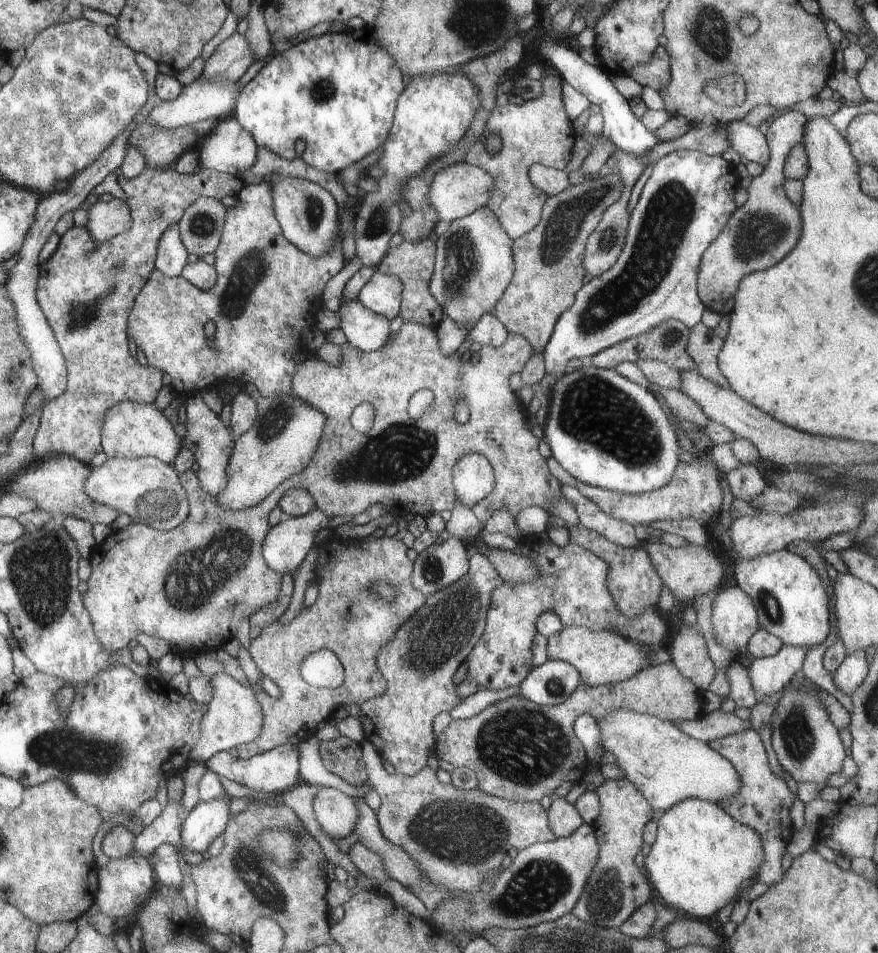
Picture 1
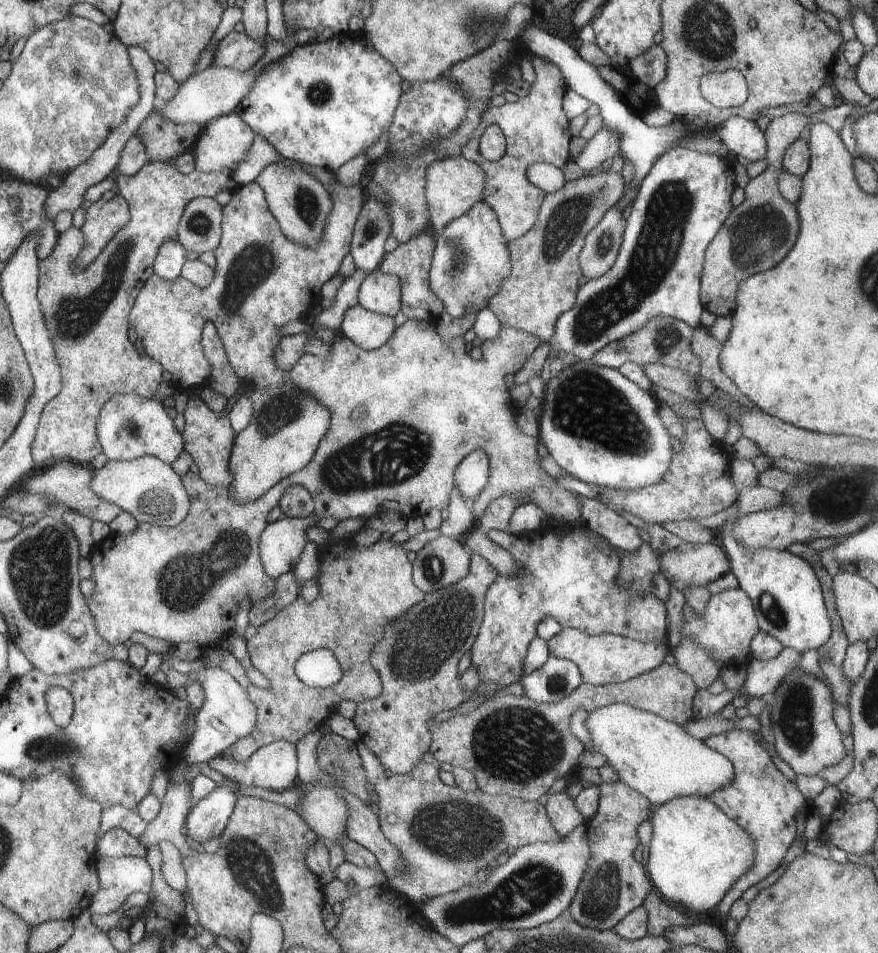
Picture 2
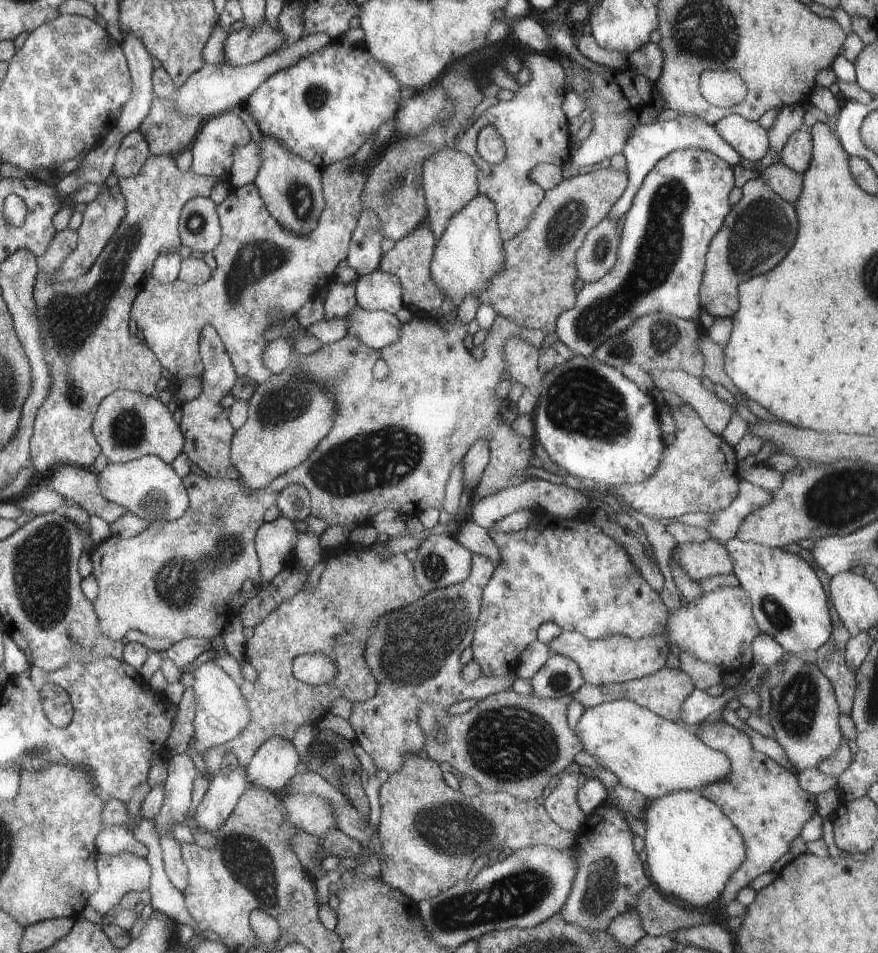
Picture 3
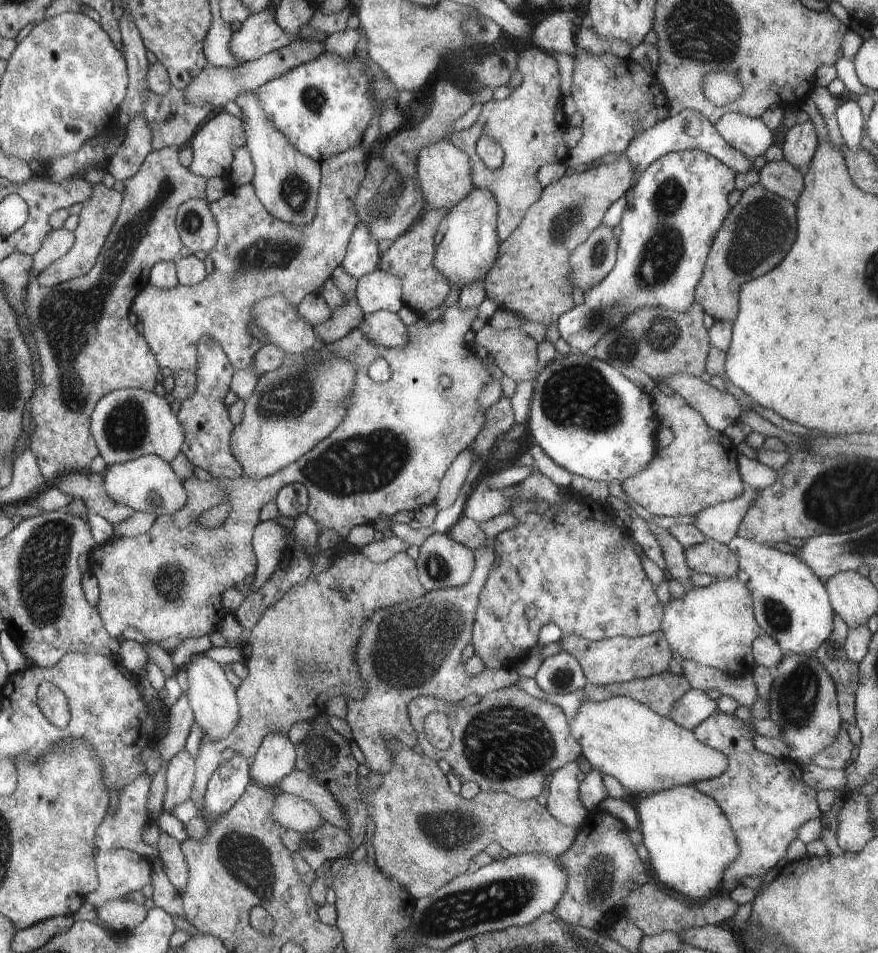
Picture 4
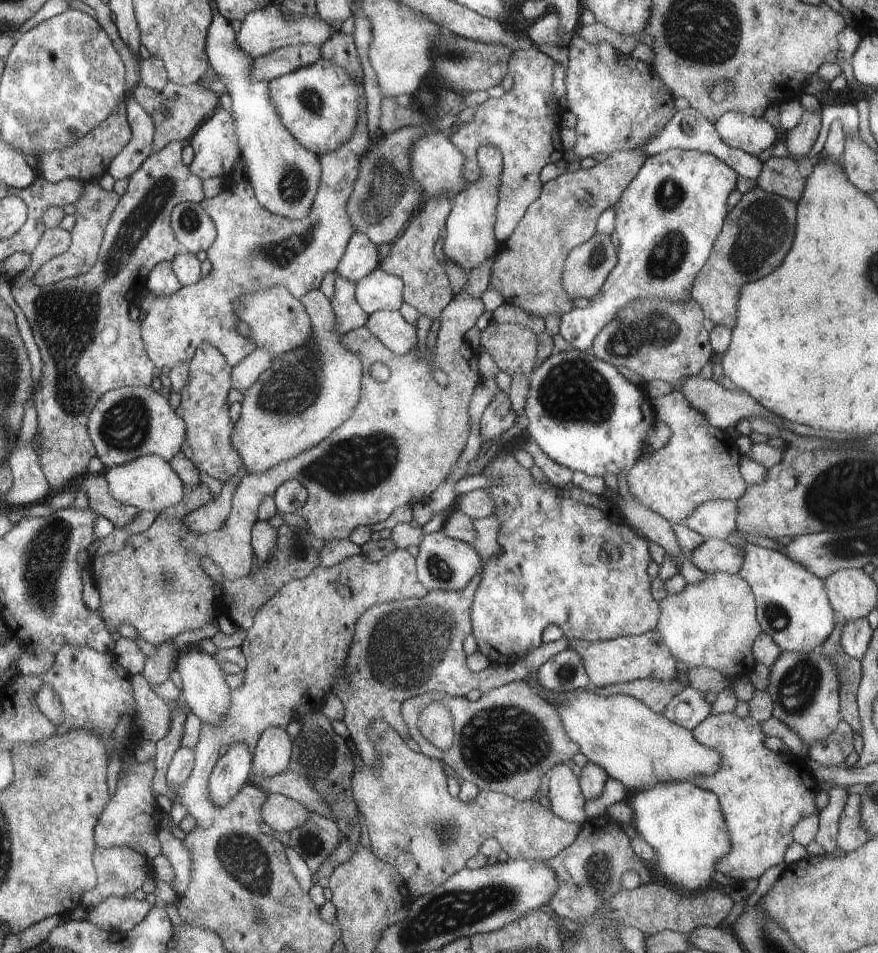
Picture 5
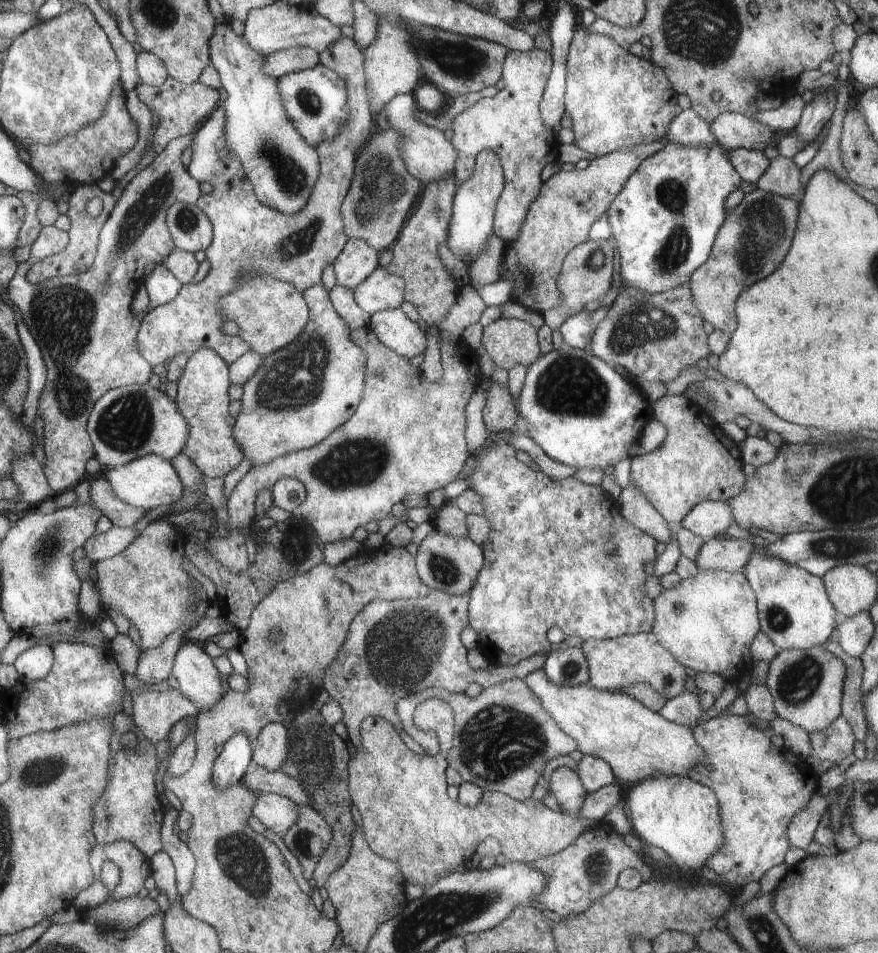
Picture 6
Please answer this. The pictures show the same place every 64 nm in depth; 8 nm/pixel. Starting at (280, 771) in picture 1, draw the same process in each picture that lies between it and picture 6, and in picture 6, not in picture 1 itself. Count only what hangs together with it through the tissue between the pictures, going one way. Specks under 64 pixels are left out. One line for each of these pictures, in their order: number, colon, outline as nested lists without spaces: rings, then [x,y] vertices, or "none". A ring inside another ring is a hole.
2: [[[287,740],[271,742],[269,746],[259,748],[247,762],[241,762],[241,764],[231,762],[229,756],[215,756],[213,760],[207,762],[207,766],[221,772],[223,778],[229,776],[229,780],[239,782],[241,788],[245,788],[245,786],[257,788],[259,786],[269,792],[287,792],[297,786],[297,746]]]
3: [[[269,738],[263,746],[259,746],[259,750],[251,758],[251,762],[245,764],[249,786],[261,786],[261,790],[271,790],[273,794],[285,794],[287,782],[299,772],[297,770],[299,762],[301,762],[299,752],[297,752],[297,748],[293,746],[291,740],[285,740],[285,738]]]
4: [[[271,732],[263,738],[249,766],[251,782],[271,790],[281,778],[295,770],[295,744],[287,738],[287,734]]]
5: [[[267,728],[255,750],[251,760],[253,776],[273,778],[275,774],[283,774],[289,770],[289,762],[293,758],[293,740],[283,728]]]
6: [[[267,724],[255,738],[251,764],[277,772],[289,754],[289,732],[285,724]]]

